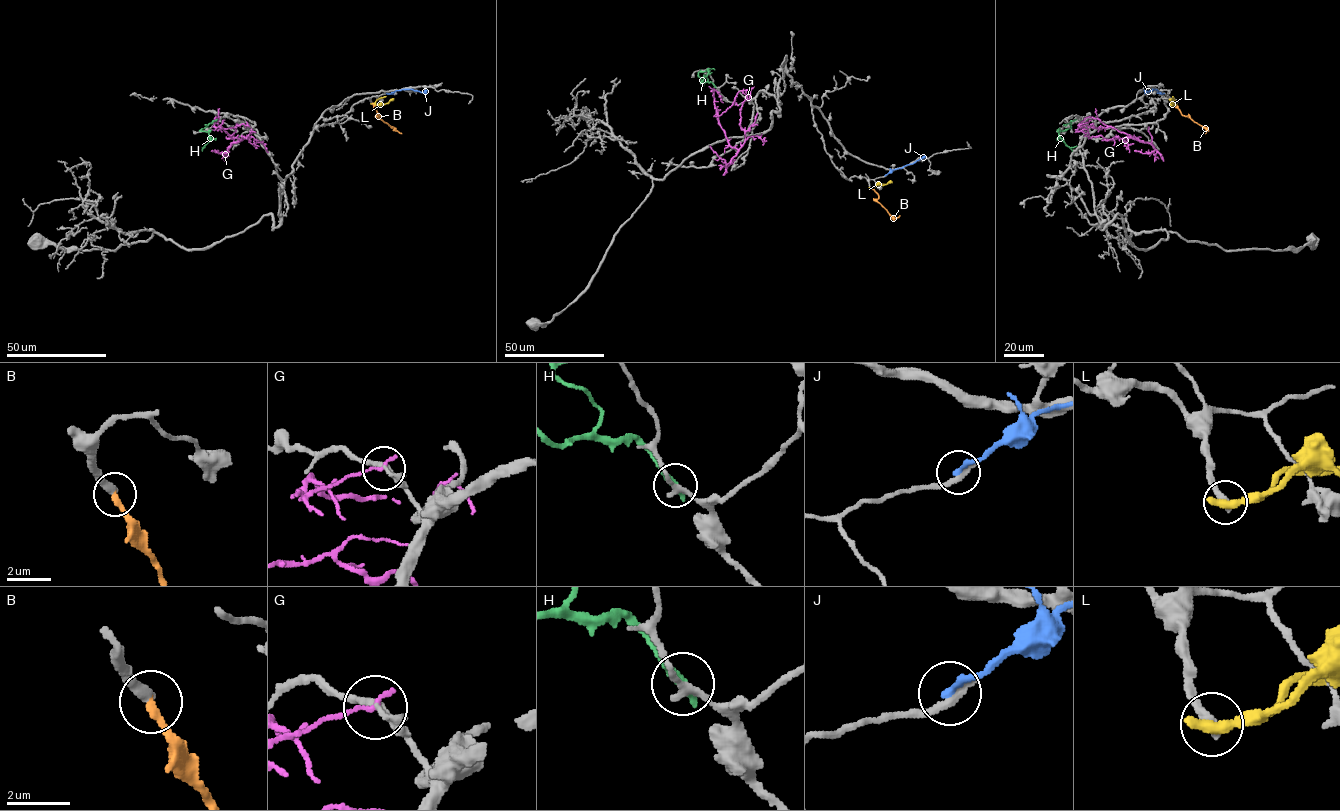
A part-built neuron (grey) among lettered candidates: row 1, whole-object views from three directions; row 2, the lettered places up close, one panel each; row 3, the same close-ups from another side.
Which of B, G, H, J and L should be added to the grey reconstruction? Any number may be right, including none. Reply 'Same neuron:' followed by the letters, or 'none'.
Same neuron: B

